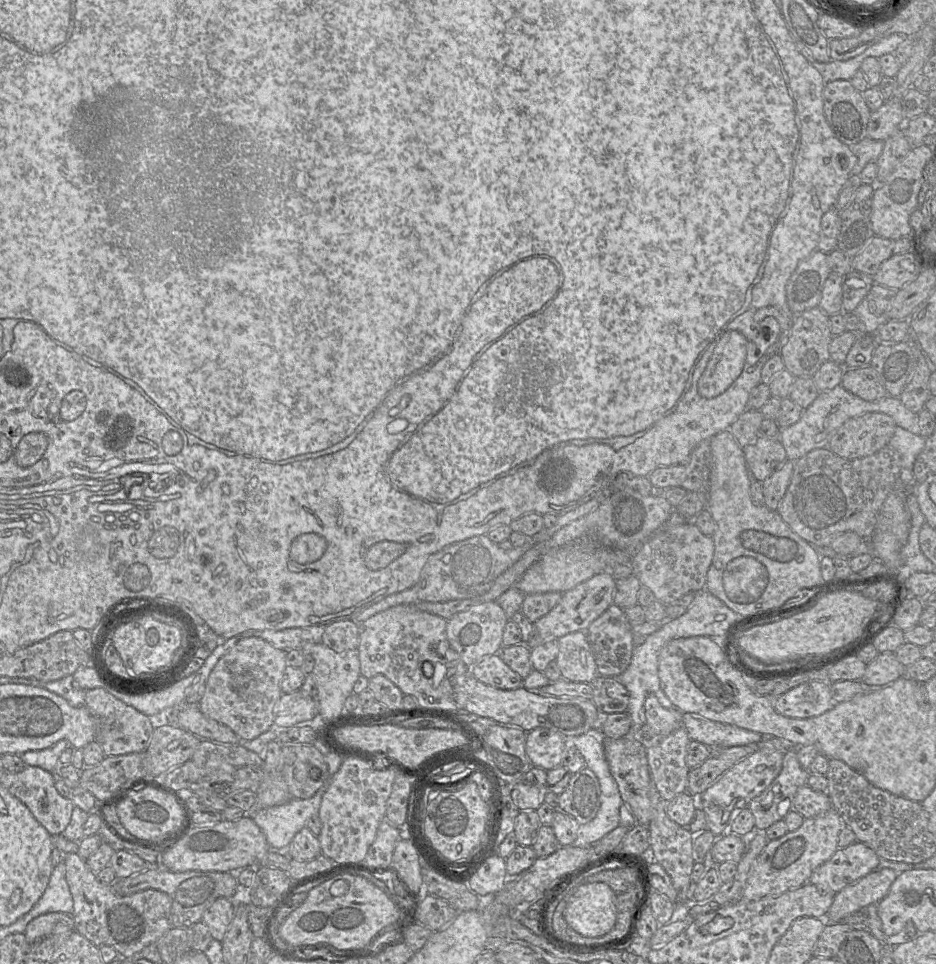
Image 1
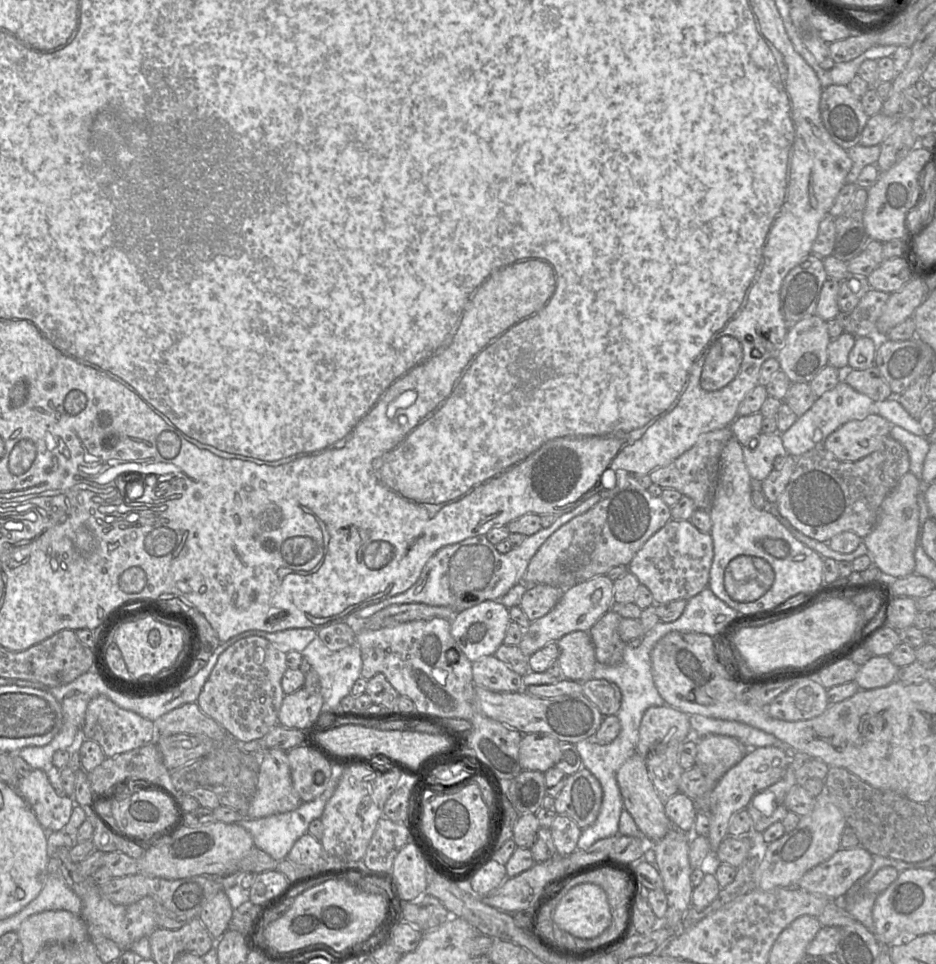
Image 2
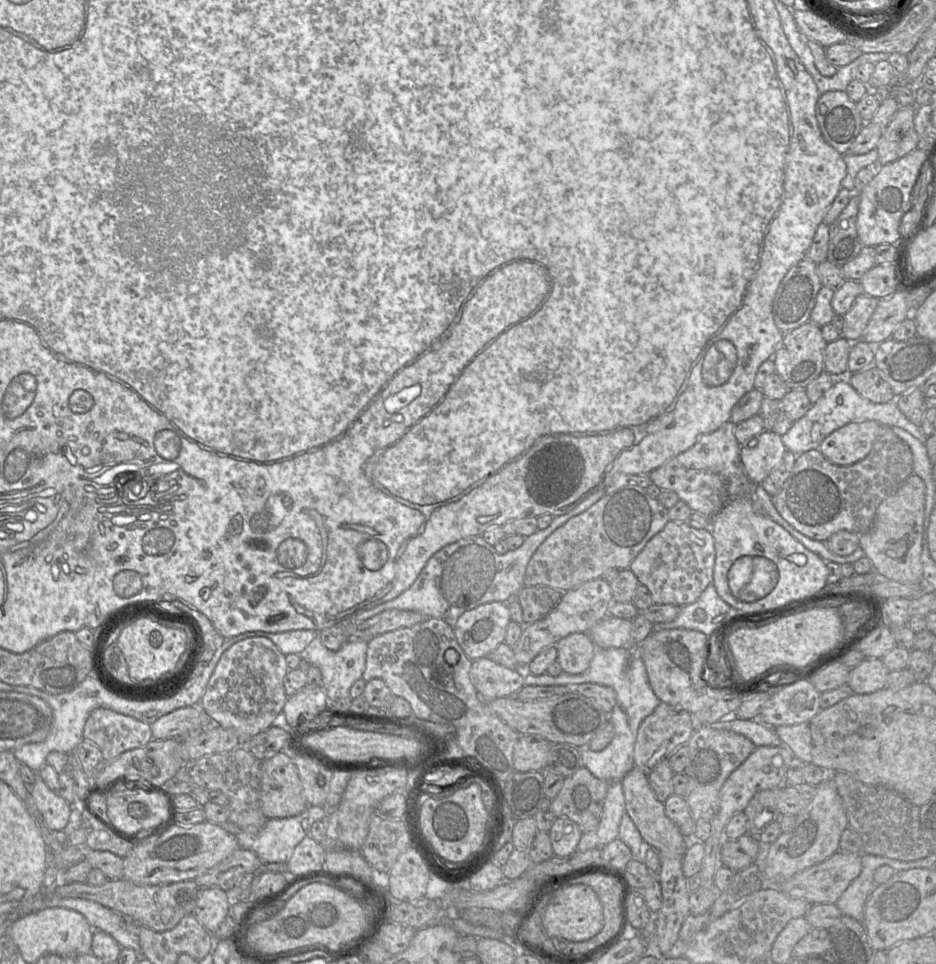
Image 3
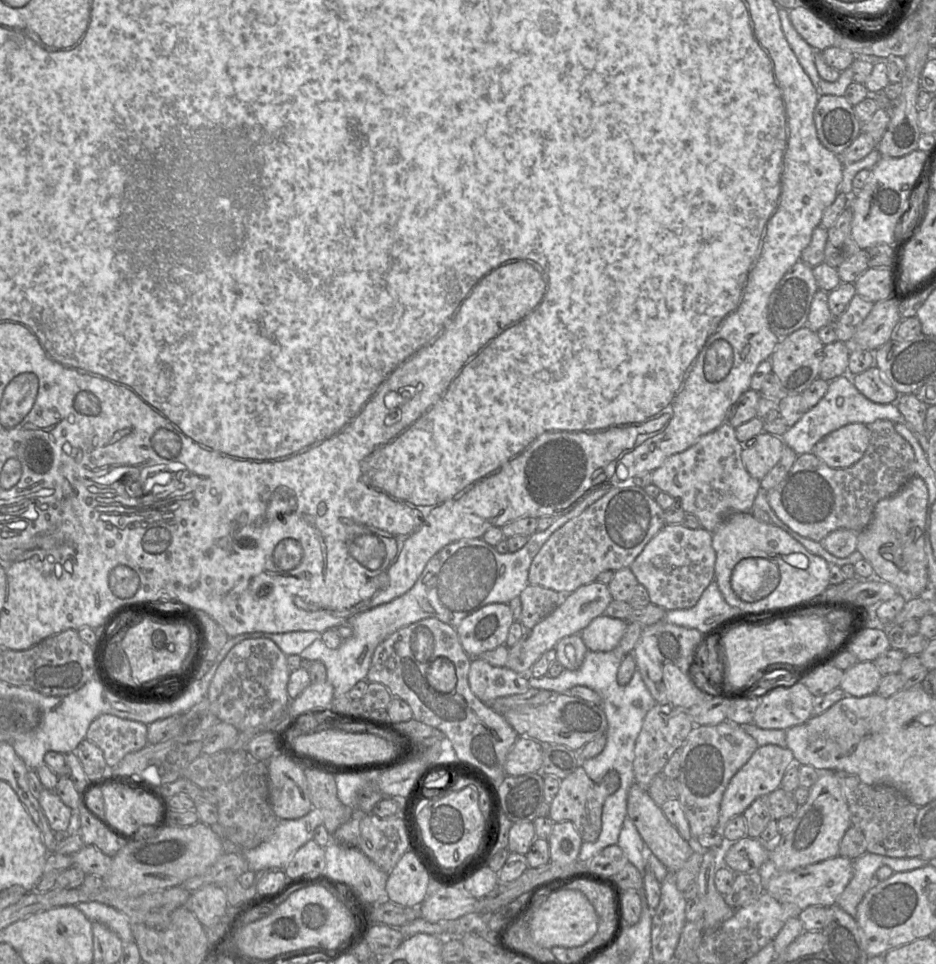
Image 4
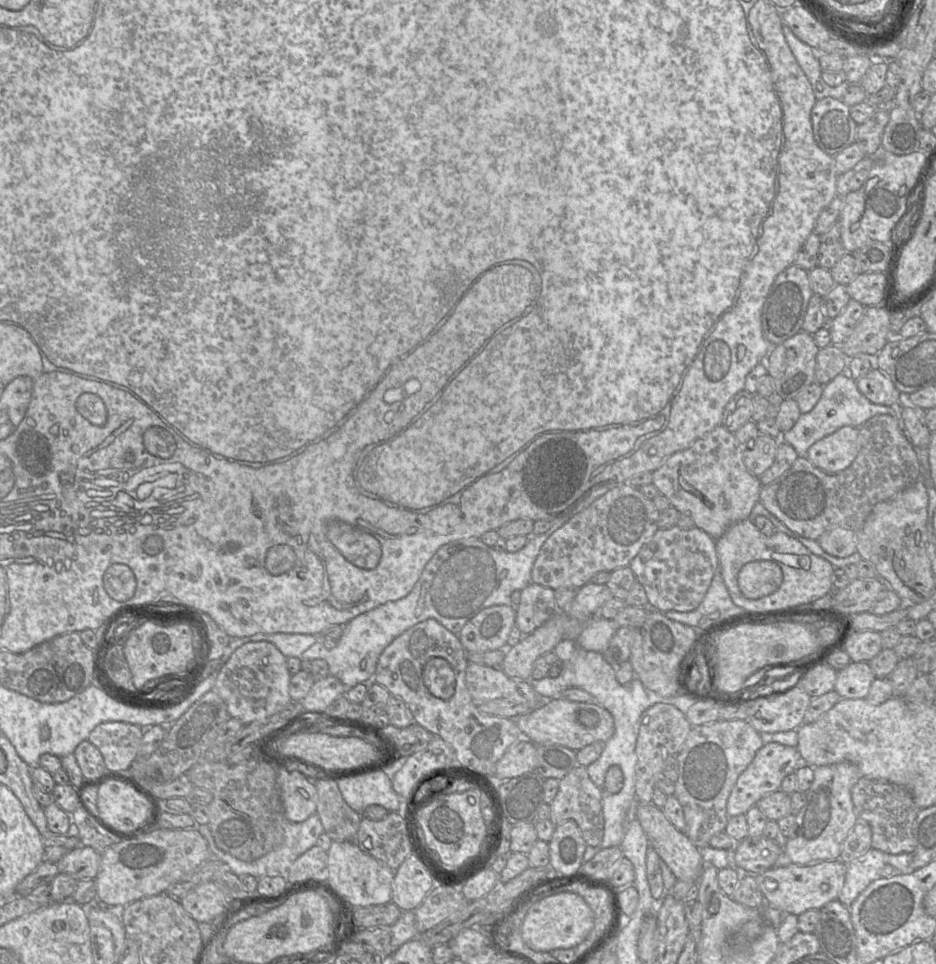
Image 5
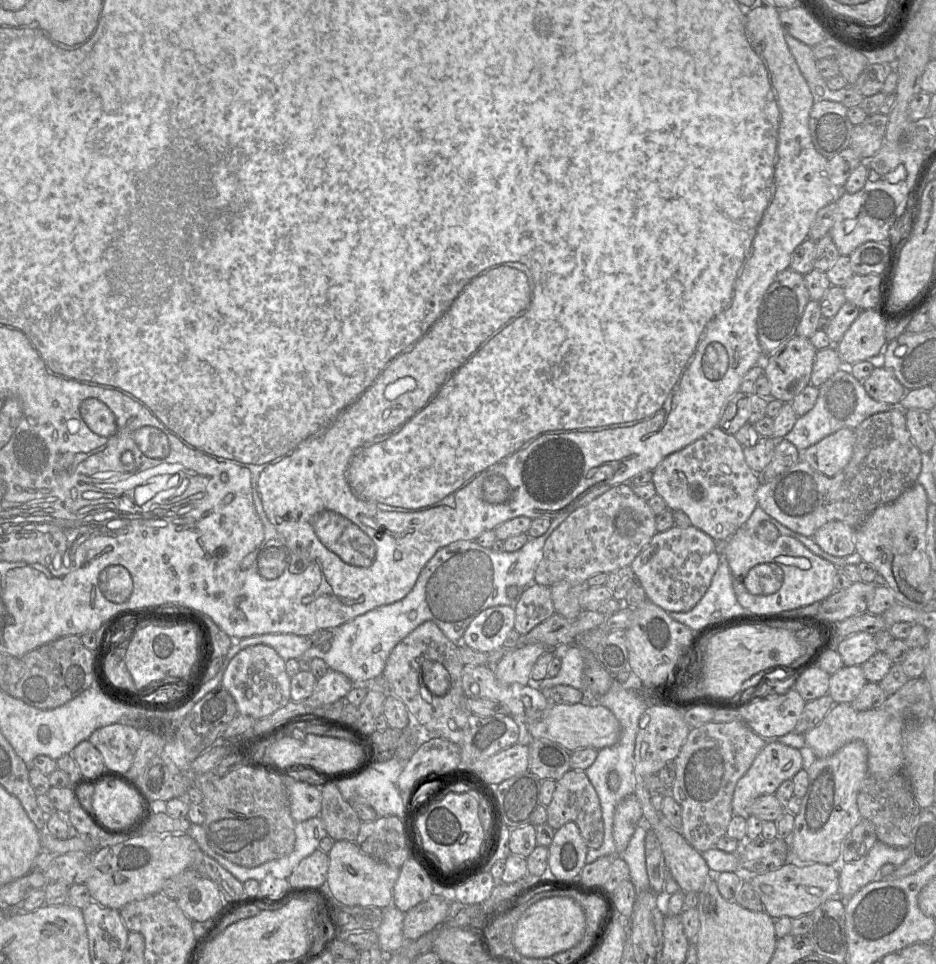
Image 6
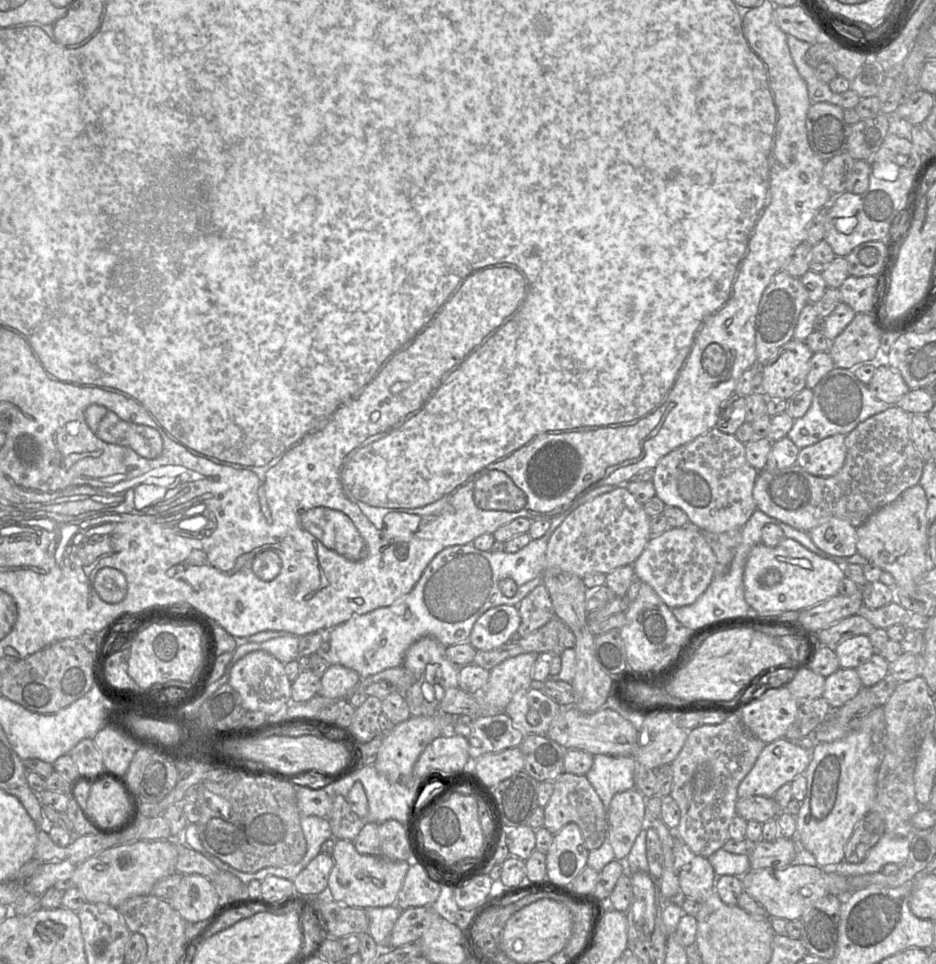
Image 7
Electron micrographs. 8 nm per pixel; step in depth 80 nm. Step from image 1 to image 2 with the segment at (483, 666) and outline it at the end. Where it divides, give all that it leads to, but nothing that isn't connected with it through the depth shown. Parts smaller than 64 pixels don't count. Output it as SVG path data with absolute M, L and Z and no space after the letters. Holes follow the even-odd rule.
M494 655L472 662L472 676L476 686L495 692L517 692L523 689L523 676L511 670Z

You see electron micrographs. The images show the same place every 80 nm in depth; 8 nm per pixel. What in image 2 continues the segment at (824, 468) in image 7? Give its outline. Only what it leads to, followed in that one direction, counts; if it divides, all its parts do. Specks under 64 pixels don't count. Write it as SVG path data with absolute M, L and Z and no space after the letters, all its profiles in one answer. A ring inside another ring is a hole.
M869 415L842 425L825 439L823 447L841 461L856 462L876 451L891 428L884 417Z

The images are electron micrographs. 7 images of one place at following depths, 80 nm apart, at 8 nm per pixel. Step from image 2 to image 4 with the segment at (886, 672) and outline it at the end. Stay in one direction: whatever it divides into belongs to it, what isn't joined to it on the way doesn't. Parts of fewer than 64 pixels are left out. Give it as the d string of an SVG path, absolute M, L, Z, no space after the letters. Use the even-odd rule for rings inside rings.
M857 662L855 665L844 671L840 688L854 697L863 697L876 693L881 673L874 662Z

